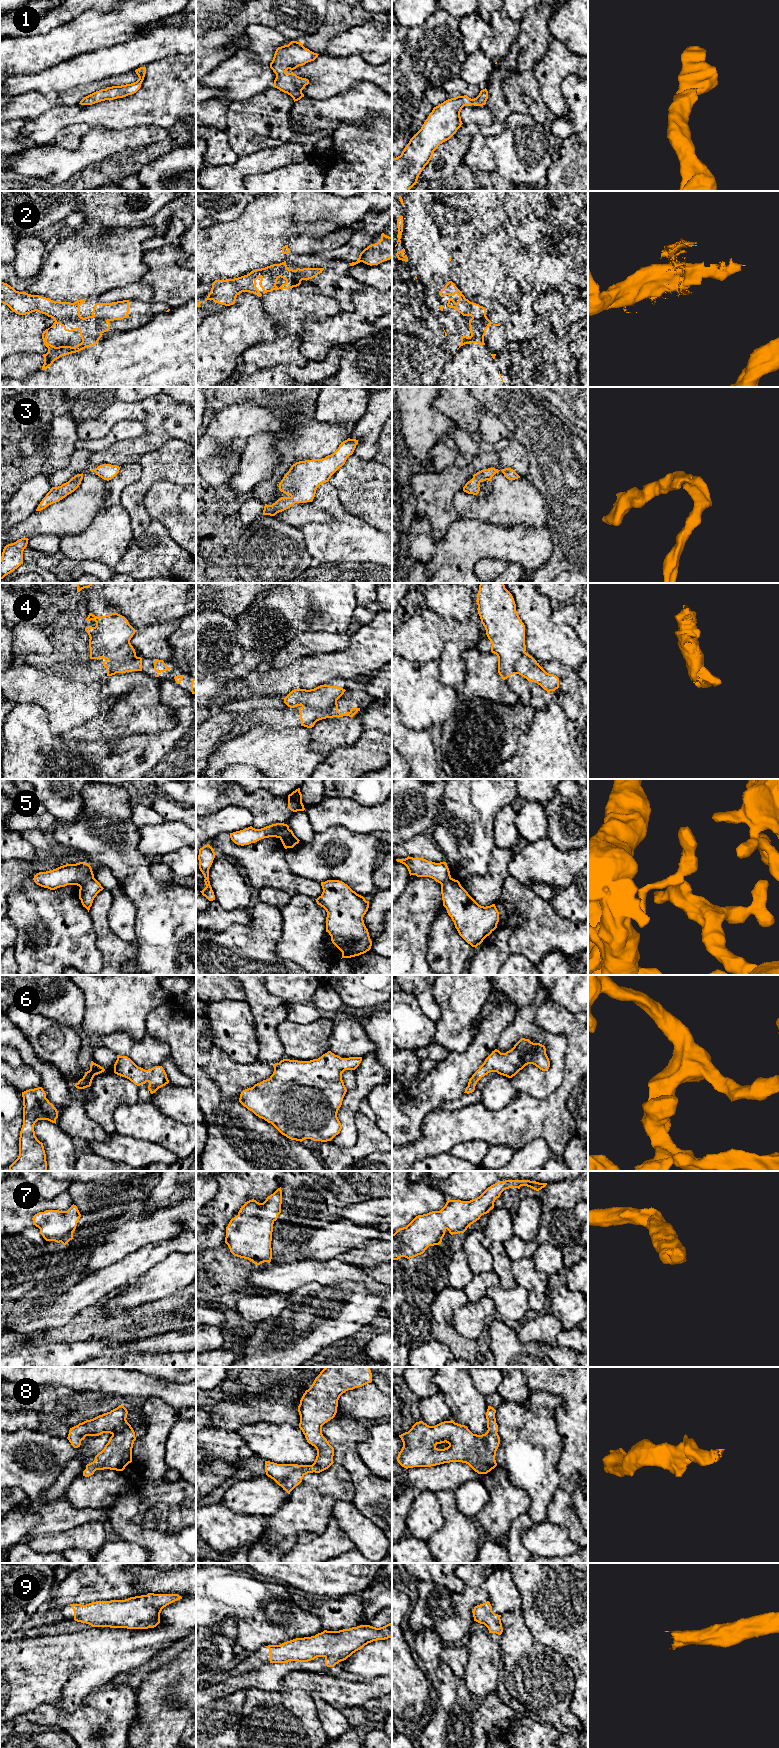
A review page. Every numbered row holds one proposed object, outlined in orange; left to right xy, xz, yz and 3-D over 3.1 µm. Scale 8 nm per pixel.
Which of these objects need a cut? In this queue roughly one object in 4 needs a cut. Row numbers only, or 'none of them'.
4, 5

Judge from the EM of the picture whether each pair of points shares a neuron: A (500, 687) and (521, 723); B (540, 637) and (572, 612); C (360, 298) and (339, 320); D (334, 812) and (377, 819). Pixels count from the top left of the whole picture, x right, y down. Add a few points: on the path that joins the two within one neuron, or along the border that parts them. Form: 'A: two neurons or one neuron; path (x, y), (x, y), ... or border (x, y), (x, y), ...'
A: two neurons; border (518, 695), (518, 700), (511, 705), (488, 700)
B: two neurons; border (551, 615), (551, 620), (555, 624)
C: one neuron; path (360, 306), (360, 310), (347, 320)
D: one neuron; path (345, 815), (366, 819)

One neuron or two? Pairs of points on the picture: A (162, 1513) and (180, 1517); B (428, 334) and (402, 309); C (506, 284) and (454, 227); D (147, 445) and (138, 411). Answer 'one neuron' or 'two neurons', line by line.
A: two neurons
B: one neuron
C: one neuron
D: one neuron

